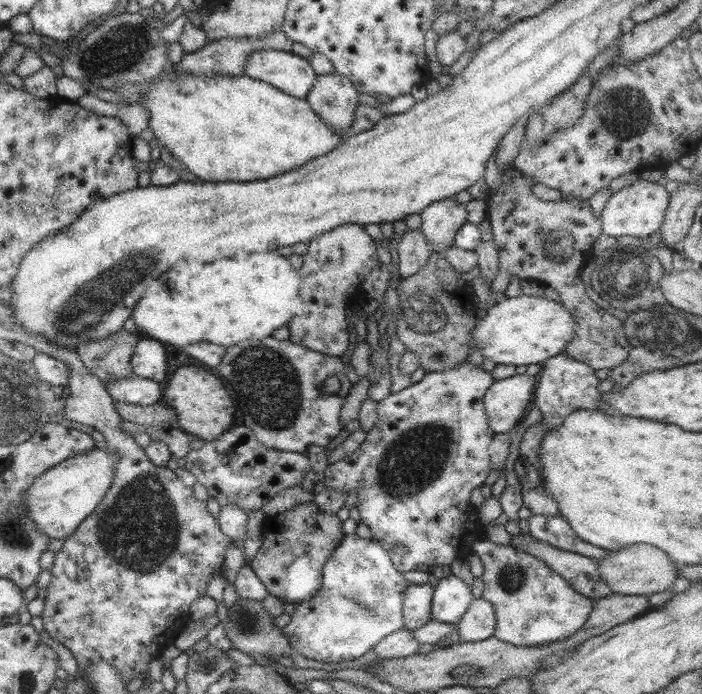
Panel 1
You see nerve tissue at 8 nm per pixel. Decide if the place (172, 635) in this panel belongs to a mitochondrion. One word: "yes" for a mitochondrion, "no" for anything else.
no

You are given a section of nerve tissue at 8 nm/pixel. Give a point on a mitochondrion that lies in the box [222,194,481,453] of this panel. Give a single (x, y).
(266, 382)

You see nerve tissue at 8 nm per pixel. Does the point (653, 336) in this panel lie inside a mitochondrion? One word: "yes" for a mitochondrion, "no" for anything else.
yes

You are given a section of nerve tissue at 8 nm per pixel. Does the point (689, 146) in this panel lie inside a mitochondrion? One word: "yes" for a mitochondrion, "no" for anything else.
no

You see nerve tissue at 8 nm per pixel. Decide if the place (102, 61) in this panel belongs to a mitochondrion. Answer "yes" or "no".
yes

